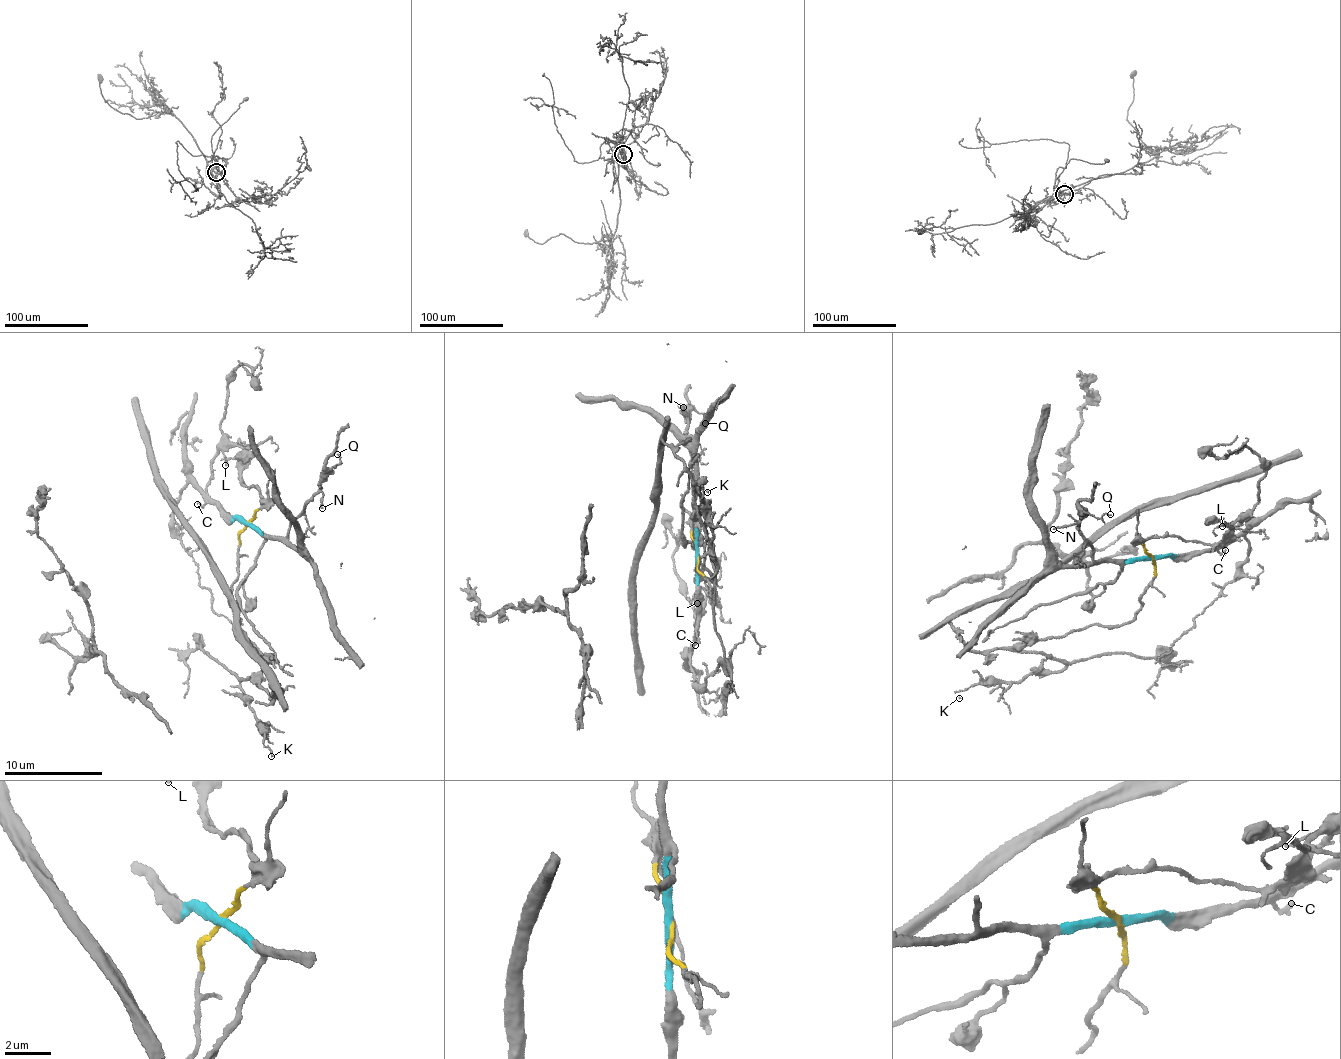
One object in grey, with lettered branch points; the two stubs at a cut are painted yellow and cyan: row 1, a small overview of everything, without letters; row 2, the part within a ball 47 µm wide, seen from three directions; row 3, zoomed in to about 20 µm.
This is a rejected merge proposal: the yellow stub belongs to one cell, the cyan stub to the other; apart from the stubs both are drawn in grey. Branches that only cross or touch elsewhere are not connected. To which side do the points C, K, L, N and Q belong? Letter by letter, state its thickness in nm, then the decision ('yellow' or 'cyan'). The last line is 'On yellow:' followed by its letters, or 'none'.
C: calibre 160 nm; cyan
K: calibre 80 nm; yellow
L: calibre 160 nm; cyan
N: calibre 130 nm; cyan
Q: calibre 100 nm; cyan
On yellow: K

